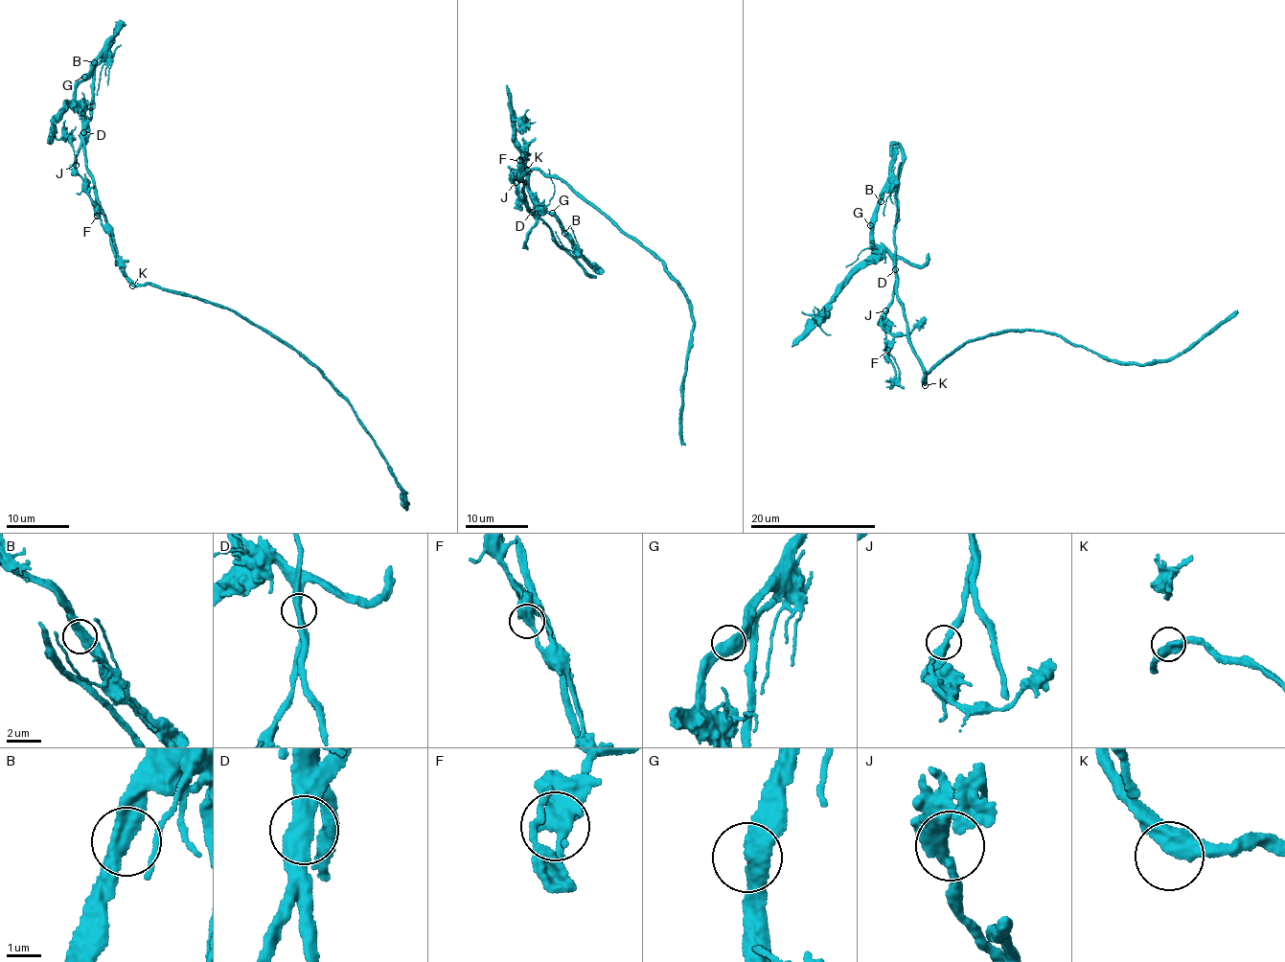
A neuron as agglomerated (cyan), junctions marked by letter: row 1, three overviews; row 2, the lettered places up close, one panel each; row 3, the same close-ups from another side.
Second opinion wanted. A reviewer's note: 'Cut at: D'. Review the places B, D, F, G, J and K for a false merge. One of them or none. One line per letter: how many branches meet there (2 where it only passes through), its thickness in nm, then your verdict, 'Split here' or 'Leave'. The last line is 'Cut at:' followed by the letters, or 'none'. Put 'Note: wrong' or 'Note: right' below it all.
B: Branches: 2. Thickness 460 nm. Leave
D: Branches: 2. Thickness 440 nm. Split here
F: Branches: 2. Thickness 480 nm. Leave
G: Branches: 2. Thickness 480 nm. Leave
J: Branches: 2. Thickness 440 nm. Leave
K: Branches: 2. Thickness 480 nm. Leave
Cut at: D
Note: right

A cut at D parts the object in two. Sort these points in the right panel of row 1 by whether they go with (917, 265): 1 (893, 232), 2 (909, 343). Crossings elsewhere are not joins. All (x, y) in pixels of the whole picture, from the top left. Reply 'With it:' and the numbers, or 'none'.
With it: none

